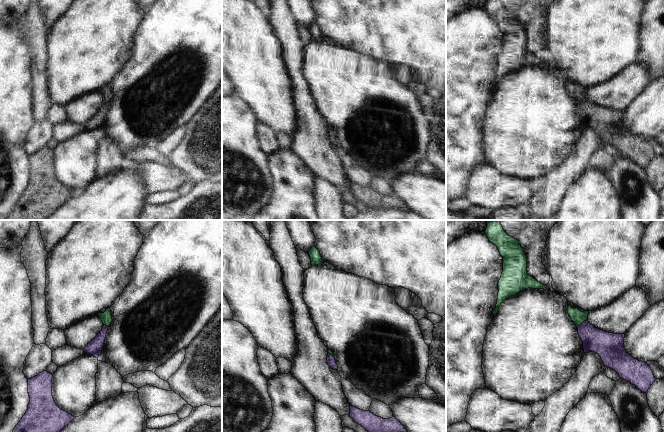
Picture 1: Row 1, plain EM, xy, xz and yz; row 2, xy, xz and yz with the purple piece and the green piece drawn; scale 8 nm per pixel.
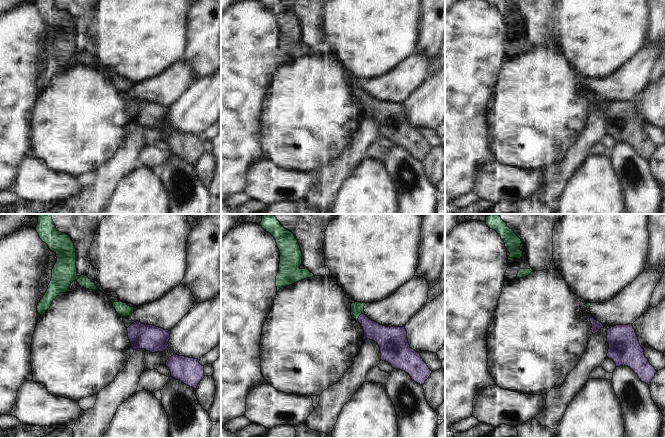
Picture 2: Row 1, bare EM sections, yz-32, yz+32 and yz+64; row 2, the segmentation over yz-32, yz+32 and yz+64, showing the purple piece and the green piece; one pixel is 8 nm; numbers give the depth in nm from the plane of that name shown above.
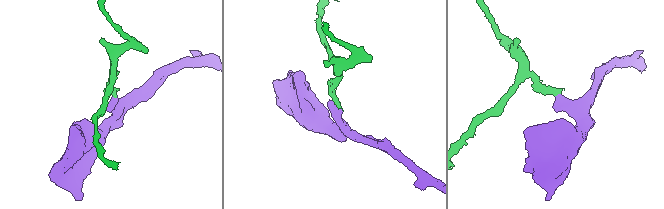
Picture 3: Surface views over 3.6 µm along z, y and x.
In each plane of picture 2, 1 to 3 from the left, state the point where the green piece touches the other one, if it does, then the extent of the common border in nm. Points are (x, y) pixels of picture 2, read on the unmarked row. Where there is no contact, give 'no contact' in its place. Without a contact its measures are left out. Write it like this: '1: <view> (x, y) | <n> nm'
1: no contact
2: yz+32 (359, 92) | 90 nm
3: no contact

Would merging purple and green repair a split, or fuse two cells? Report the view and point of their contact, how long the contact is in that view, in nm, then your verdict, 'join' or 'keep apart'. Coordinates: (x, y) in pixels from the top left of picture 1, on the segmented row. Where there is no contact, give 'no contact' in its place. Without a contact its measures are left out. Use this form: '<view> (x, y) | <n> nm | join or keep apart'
yz (582, 323) | 100 nm | join

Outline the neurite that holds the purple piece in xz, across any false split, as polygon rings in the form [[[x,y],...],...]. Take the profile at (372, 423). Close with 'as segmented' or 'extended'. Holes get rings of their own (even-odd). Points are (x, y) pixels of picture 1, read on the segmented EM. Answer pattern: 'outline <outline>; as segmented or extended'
outline [[[350,405],[350,417],[368,432],[407,432],[405,427],[395,418],[383,419]]]; as segmented

